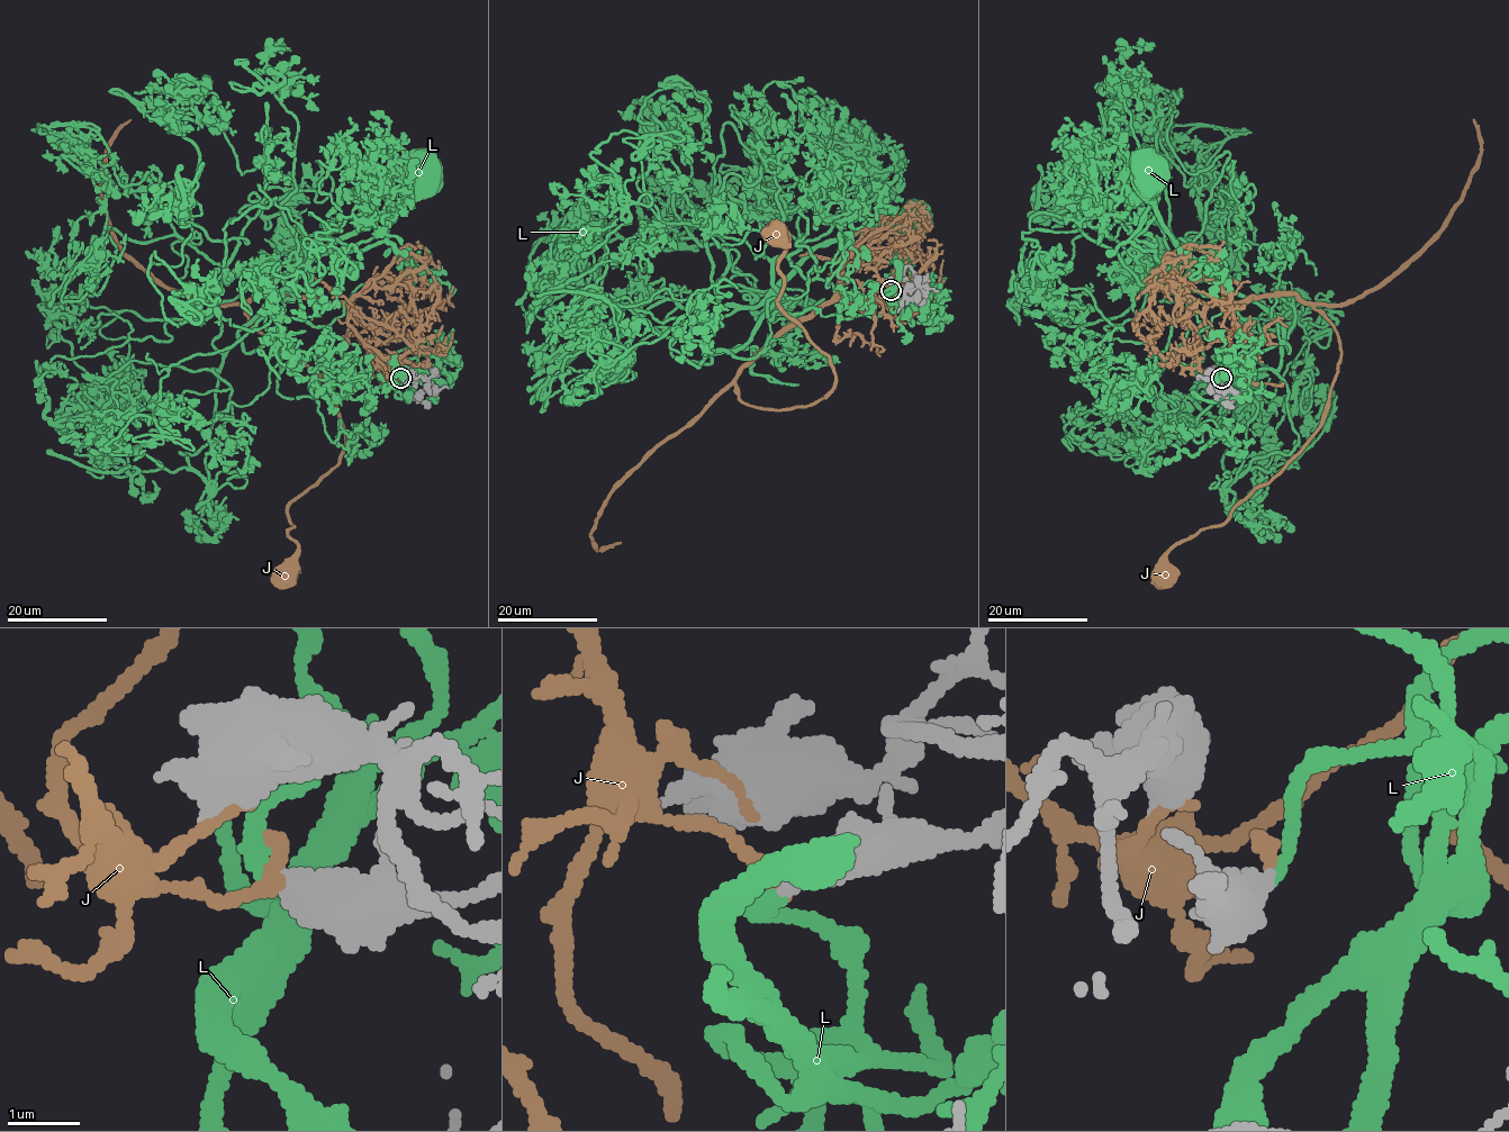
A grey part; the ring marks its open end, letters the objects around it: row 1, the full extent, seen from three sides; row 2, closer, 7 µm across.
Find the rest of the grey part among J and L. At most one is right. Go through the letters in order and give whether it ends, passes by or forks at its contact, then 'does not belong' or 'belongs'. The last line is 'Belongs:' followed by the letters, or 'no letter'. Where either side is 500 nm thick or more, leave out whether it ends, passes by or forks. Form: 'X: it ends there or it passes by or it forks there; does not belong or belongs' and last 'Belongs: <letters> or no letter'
J: does not belong
L: belongs
Belongs: L

